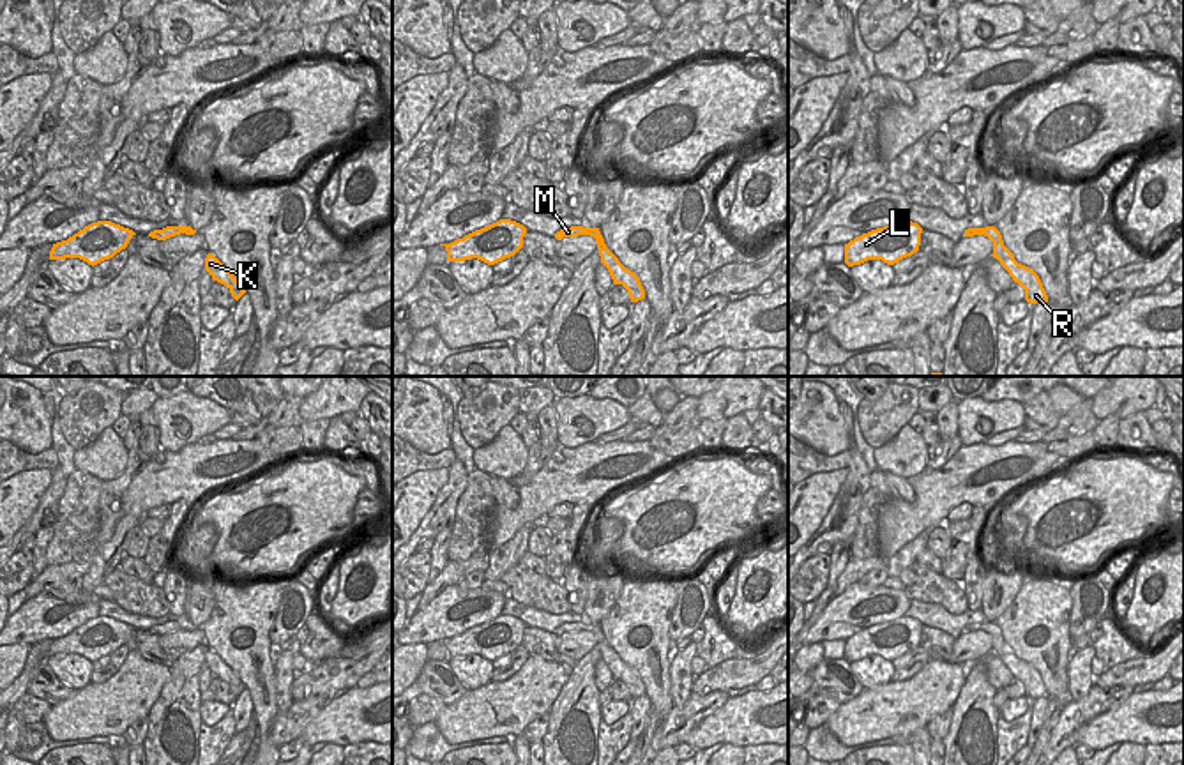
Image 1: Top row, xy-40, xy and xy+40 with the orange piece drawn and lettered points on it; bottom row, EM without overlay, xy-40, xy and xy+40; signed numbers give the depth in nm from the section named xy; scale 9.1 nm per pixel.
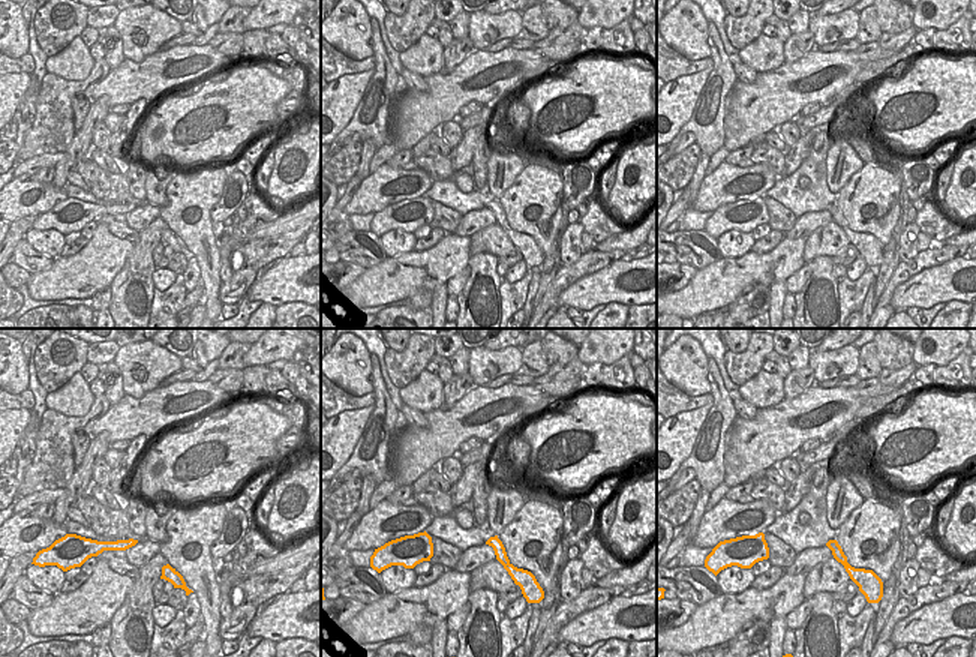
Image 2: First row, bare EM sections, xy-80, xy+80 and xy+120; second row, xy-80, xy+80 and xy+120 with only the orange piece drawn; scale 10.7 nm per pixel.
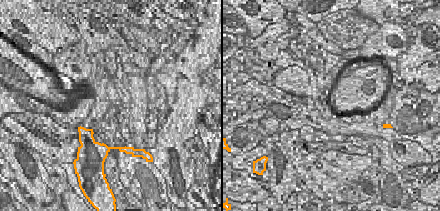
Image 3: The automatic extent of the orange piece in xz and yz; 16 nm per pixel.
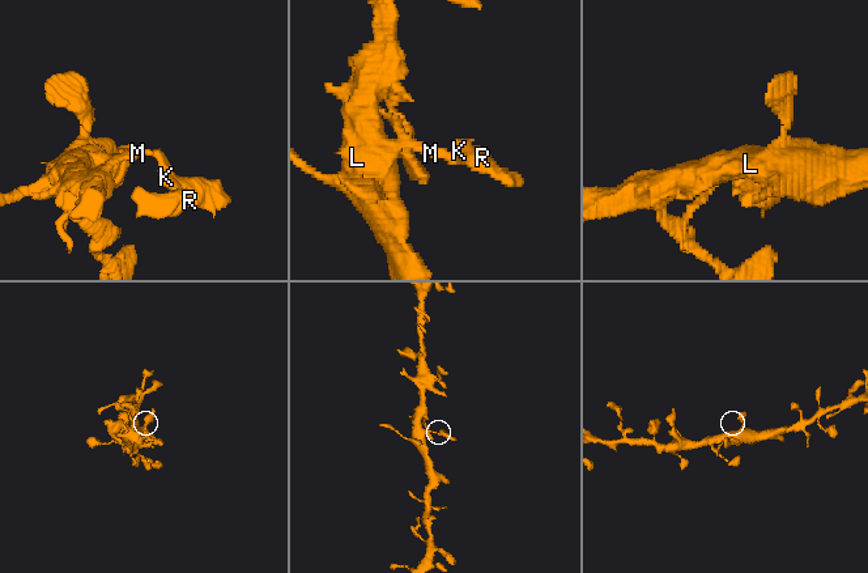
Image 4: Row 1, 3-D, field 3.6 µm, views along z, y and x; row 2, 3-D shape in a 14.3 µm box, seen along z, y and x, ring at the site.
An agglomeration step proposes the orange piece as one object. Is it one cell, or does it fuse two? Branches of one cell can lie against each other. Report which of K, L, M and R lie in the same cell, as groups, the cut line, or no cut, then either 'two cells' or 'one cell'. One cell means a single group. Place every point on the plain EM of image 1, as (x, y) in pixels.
K L M R; no cut; one cell

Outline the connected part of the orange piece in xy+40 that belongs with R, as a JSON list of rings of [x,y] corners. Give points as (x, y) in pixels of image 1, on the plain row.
[[[995,622],[986,624],[968,624],[965,625],[965,632],[984,631],[993,638],[993,654],[1000,657],[1000,661],[1009,668],[1014,678],[1018,678],[1025,685],[1025,696],[1030,700],[1048,698],[1048,691],[1043,684],[1039,671],[1018,659],[1013,648],[1004,641],[1002,631]]]

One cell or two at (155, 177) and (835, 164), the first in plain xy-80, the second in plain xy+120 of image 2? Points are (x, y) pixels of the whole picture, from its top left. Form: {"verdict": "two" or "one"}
{"verdict": "one"}

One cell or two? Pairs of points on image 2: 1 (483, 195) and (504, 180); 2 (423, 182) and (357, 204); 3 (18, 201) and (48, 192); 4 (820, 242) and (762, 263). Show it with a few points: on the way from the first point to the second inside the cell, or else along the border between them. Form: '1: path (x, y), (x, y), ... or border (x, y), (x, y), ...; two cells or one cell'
1: border (486, 185), (496, 198); two cells
2: path (407, 185), (387, 185), (374, 194); one cell
3: path (26, 201), (32, 204), (41, 198); one cell
4: border (807, 239), (804, 263); two cells

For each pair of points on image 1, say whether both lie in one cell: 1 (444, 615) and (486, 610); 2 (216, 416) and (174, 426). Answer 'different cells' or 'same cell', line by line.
1: same cell
2: same cell

